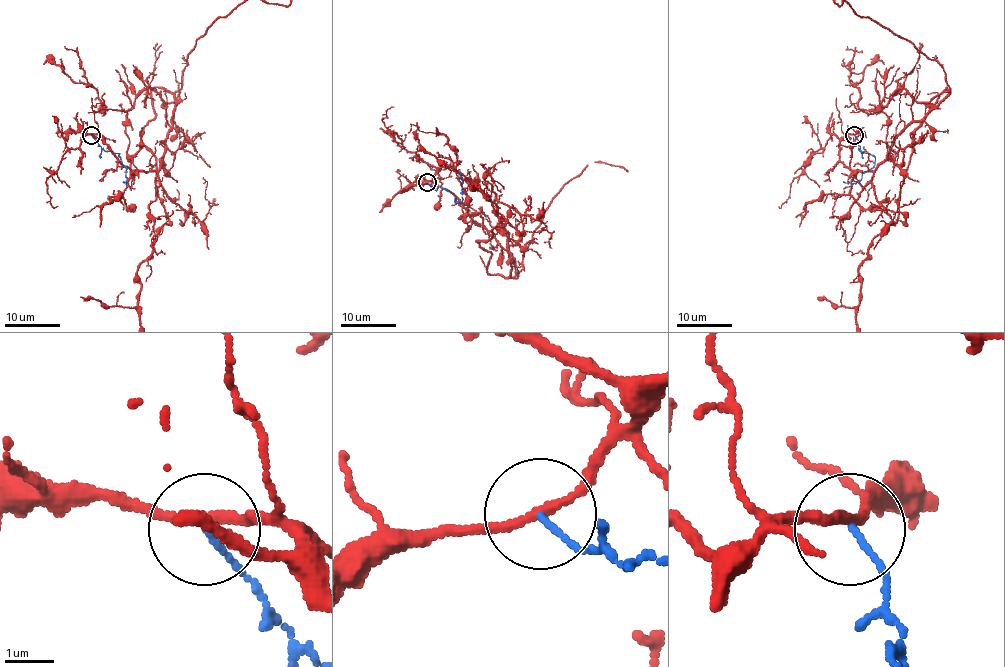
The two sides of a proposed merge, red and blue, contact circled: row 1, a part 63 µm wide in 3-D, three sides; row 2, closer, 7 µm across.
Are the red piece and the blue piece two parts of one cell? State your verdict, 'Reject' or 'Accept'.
Reject

